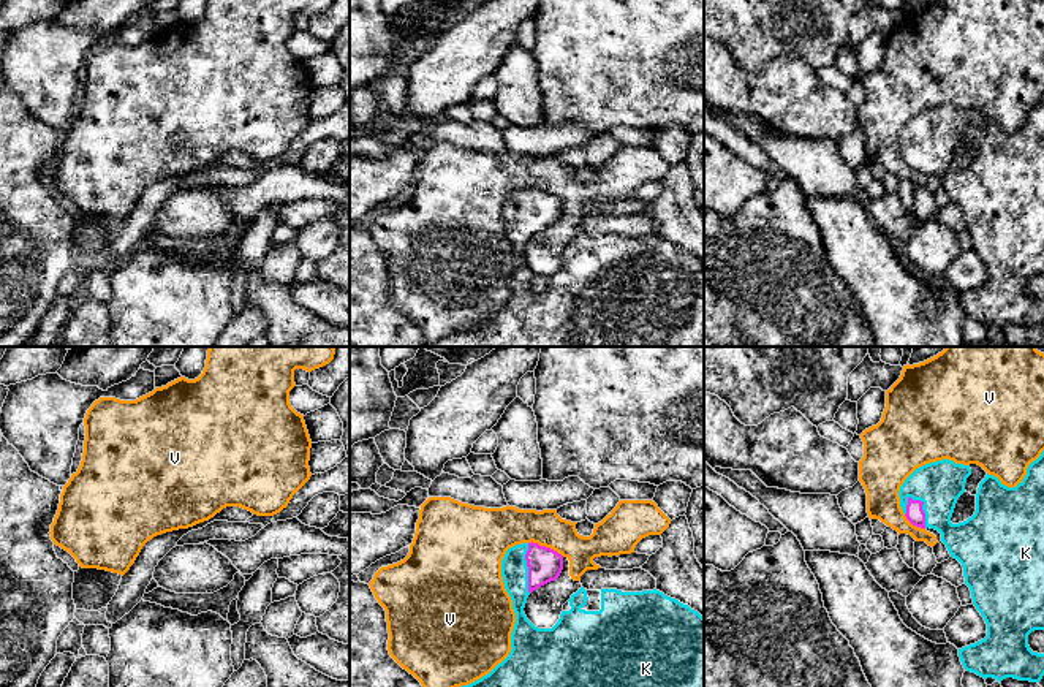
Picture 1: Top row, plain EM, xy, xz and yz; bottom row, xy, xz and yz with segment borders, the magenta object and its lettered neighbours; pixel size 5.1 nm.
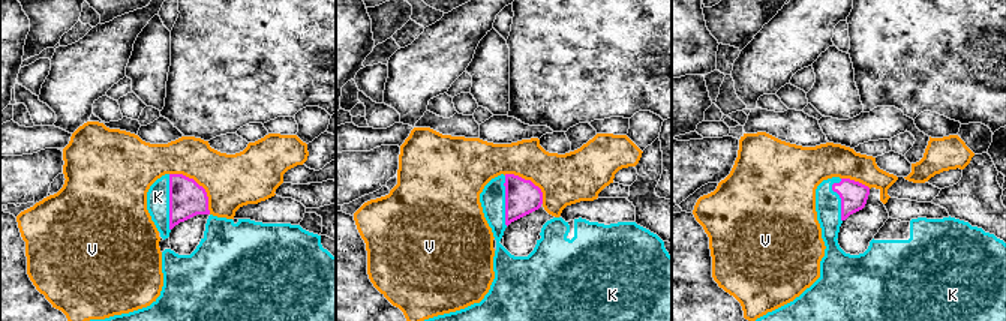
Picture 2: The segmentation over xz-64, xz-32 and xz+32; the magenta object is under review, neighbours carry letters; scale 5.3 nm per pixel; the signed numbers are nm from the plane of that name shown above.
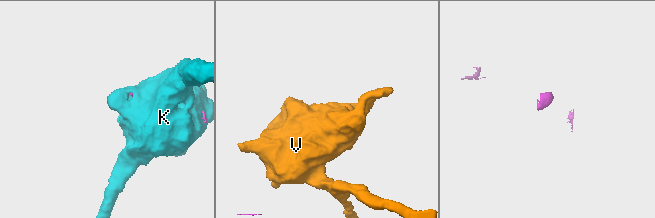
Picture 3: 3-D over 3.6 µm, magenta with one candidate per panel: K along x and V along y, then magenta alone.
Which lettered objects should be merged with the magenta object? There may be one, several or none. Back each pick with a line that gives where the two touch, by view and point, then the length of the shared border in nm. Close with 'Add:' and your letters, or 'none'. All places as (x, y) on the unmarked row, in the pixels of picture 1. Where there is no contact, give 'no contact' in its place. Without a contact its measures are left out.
K: meets magenta in yz at (921, 154); contact 190 nm long
Add: K

